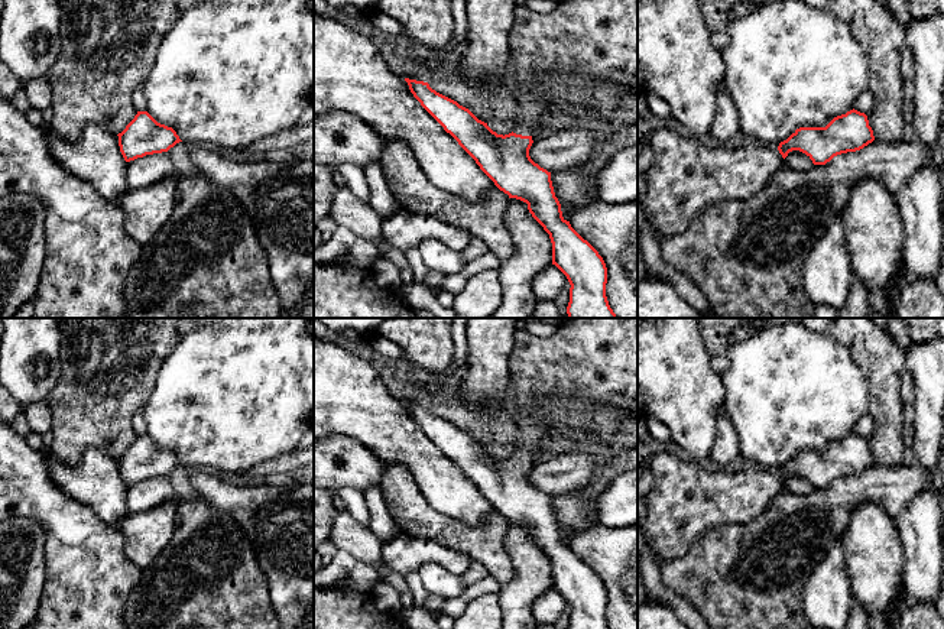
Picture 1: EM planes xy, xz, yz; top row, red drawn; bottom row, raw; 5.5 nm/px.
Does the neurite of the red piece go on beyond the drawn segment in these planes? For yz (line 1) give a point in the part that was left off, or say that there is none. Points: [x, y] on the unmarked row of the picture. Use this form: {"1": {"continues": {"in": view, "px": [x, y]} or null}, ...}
{"1": {"continues": {"in": "yz", "px": [685, 501]}}}

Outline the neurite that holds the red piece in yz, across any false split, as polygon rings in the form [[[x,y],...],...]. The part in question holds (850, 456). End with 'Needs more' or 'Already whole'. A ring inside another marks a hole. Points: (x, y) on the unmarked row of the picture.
[[[857,434],[834,441],[825,451],[799,451],[775,473],[769,468],[707,471],[694,458],[679,460],[662,451],[651,461],[652,487],[645,495],[646,541],[664,560],[682,557],[708,529],[724,523],[745,523],[762,515],[792,474],[805,477],[814,489],[825,489],[834,480],[856,476],[875,464],[867,440]]]. Needs more

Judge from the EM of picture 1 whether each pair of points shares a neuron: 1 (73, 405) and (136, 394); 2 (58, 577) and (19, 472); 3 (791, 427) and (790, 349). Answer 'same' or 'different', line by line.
1: same
2: same
3: same

